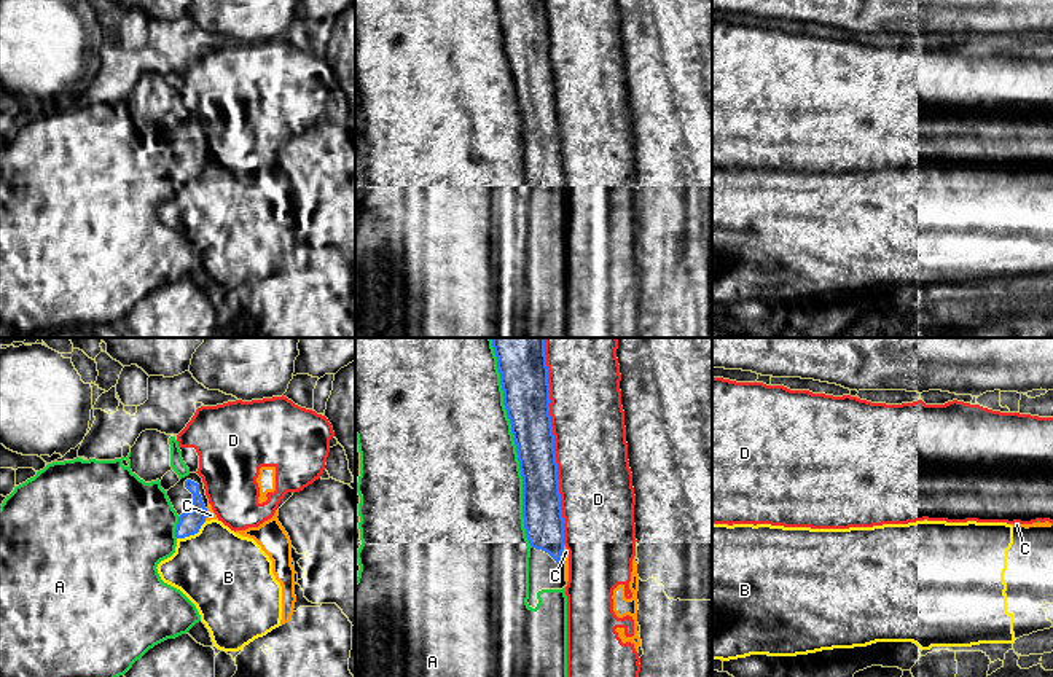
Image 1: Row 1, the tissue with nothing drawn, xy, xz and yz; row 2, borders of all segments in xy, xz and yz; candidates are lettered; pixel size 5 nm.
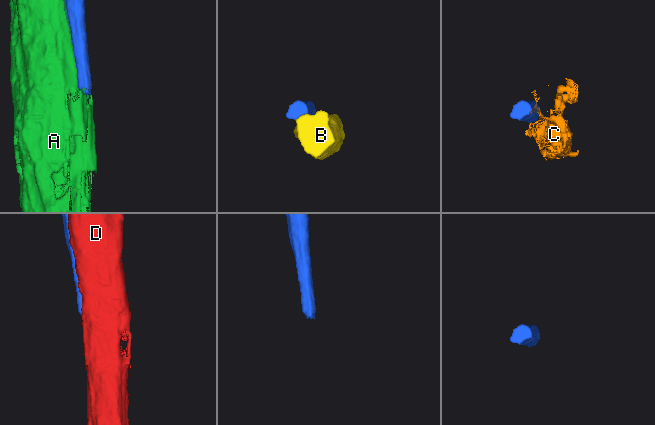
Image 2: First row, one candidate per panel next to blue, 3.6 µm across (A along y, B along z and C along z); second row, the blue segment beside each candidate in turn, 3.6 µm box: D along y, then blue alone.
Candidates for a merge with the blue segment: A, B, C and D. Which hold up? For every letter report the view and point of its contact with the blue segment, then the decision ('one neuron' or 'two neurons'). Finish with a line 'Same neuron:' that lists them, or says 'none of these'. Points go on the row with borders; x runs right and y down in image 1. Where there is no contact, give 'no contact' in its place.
A: contact xz (515, 443); two neurons
B: contact xy (191, 534); two neurons
C: contact xy (206, 515); two neurons
D: contact xz (553, 442); two neurons
Same neuron: none of these

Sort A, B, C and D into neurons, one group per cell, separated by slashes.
A / B / C D

